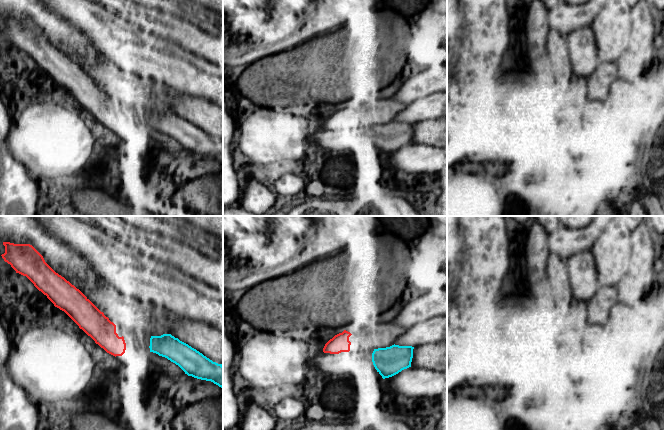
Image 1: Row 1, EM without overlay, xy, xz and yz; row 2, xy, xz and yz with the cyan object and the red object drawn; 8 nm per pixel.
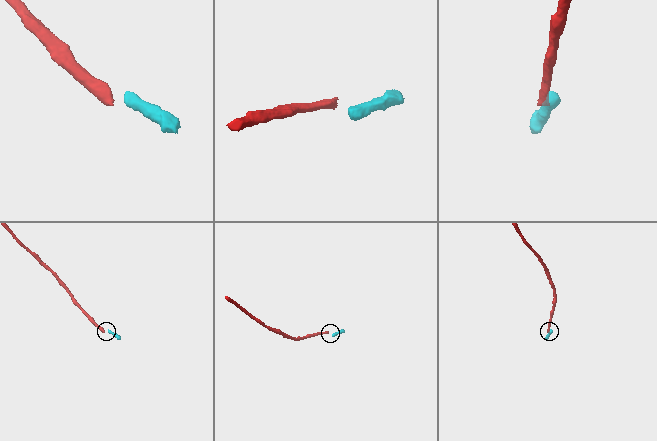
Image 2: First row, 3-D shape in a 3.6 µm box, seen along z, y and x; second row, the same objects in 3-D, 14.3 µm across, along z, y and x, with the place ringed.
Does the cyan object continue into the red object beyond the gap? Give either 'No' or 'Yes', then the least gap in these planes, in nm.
No. Distance 190 nm

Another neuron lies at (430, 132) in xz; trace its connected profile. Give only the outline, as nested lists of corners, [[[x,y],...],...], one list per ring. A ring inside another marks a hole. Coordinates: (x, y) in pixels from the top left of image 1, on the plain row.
[[[443,117],[414,123],[411,143],[441,148],[447,146],[447,119]]]

